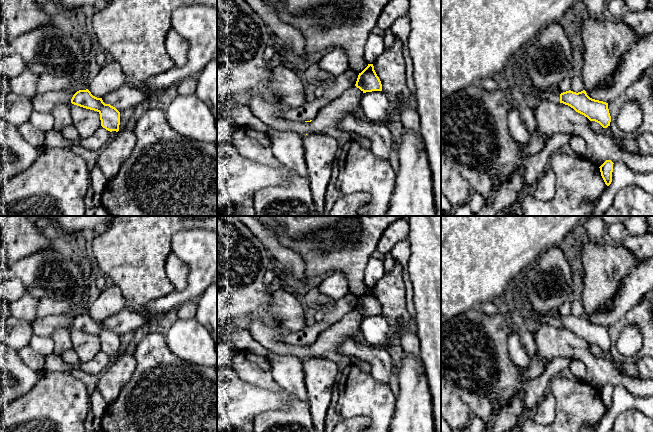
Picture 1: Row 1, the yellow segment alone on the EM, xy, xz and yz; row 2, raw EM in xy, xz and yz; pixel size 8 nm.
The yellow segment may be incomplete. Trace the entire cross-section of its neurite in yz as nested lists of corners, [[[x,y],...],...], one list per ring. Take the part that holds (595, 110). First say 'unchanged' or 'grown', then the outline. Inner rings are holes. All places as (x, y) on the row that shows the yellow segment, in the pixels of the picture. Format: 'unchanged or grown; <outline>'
grown; [[[556,21],[544,27],[523,46],[519,71],[526,75],[525,81],[528,85],[528,91],[539,95],[542,101],[560,102],[568,105],[590,121],[595,121],[603,128],[607,128],[611,122],[608,103],[590,98],[585,90],[578,93],[569,90],[560,95],[556,93],[556,87],[563,79],[568,77],[572,66],[573,49],[569,34],[567,29]]]

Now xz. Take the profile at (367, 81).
unchanged; [[[368,64],[368,66],[359,73],[355,86],[363,93],[382,91],[382,84],[374,70],[373,64]]]

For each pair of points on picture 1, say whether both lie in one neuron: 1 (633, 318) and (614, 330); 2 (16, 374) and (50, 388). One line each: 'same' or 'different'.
1: same
2: different

